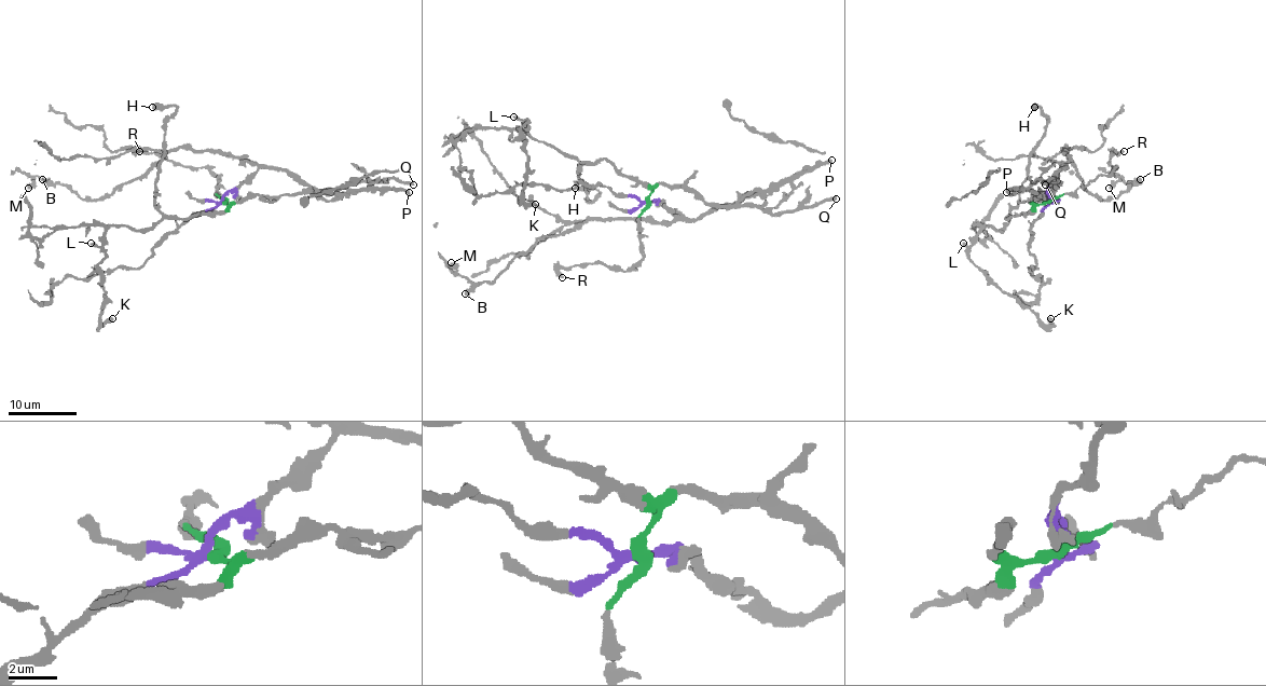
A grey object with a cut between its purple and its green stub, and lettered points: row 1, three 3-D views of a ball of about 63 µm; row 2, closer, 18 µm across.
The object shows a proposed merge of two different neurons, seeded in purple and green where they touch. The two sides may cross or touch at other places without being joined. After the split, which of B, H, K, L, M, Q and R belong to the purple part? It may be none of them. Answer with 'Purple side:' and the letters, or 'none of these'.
Purple side: B, M

